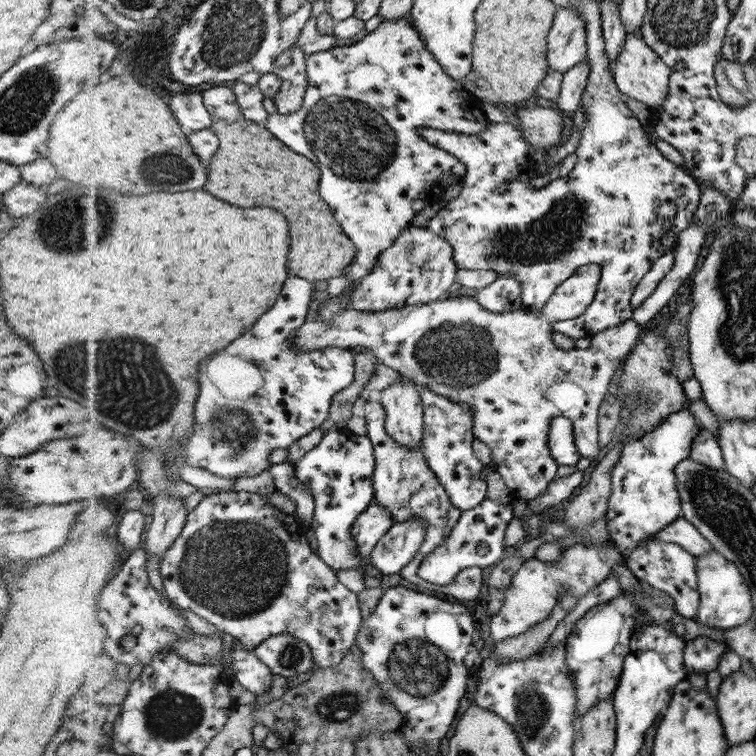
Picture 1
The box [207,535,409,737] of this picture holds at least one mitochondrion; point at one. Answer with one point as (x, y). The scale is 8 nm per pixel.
(340, 705)

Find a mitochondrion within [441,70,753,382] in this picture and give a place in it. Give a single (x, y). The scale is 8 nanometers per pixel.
(555, 233)

